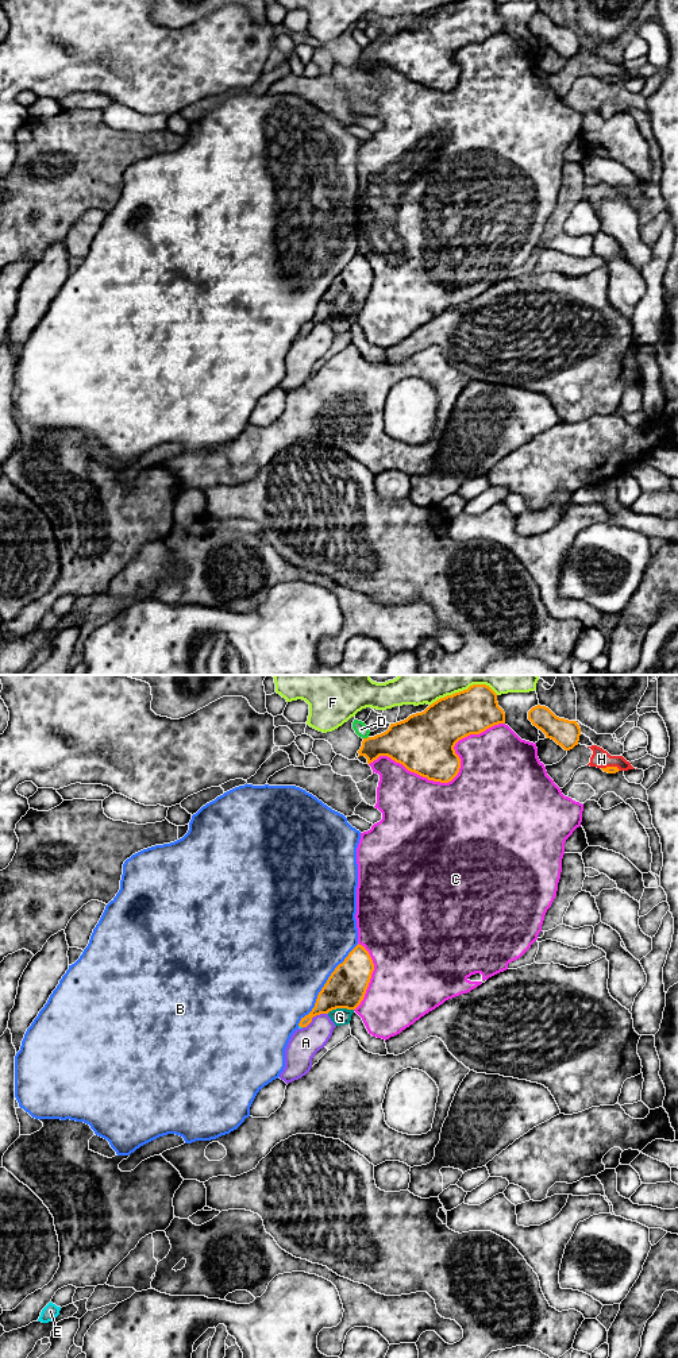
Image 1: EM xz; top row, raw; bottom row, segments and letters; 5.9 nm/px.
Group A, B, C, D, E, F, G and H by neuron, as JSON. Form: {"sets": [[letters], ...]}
{"sets": [["A"], ["B"], ["C"], ["D"], ["E", "G"], ["F"], ["H"]]}

